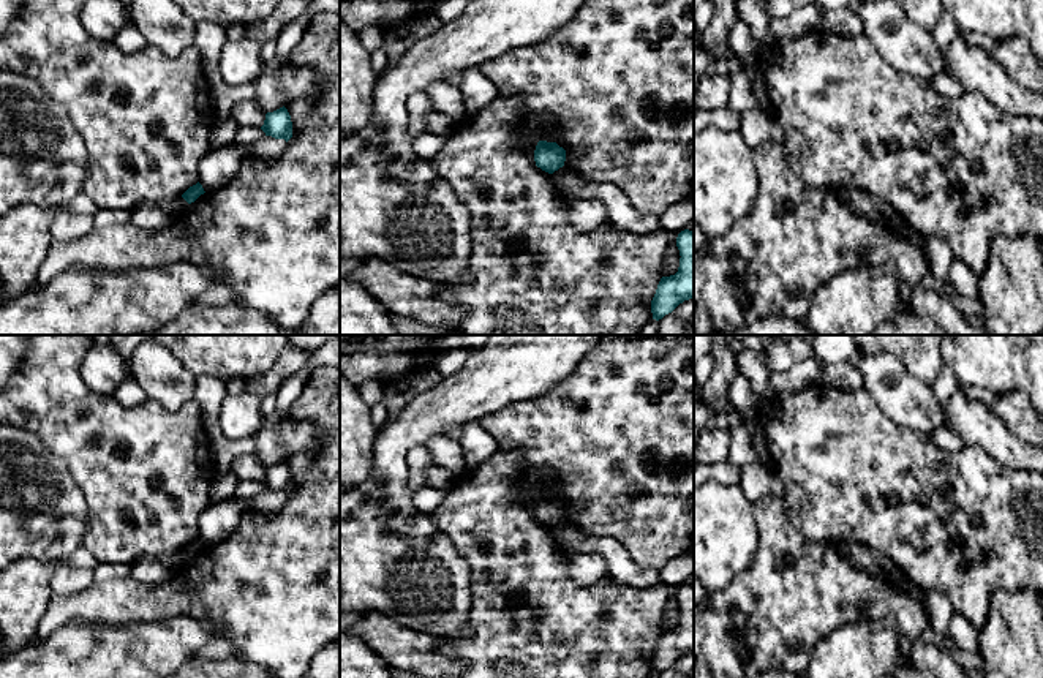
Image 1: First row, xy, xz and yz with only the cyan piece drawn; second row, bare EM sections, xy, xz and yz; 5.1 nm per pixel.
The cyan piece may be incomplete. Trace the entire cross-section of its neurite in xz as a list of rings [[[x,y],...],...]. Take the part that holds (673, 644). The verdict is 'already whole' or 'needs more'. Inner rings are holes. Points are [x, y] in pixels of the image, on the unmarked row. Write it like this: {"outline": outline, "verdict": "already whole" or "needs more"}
{"outline": [[[681,585],[676,601],[681,610],[678,626],[661,632],[651,654],[651,667],[656,675],[672,667],[684,654],[694,653],[694,585]]], "verdict": "already whole"}

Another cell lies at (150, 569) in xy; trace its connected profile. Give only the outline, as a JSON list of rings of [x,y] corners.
[[[174,552],[163,556],[142,556],[130,566],[130,577],[144,583],[160,583],[180,572],[188,556],[183,552]]]

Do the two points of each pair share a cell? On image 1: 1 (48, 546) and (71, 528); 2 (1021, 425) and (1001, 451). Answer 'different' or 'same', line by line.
1: same
2: different

